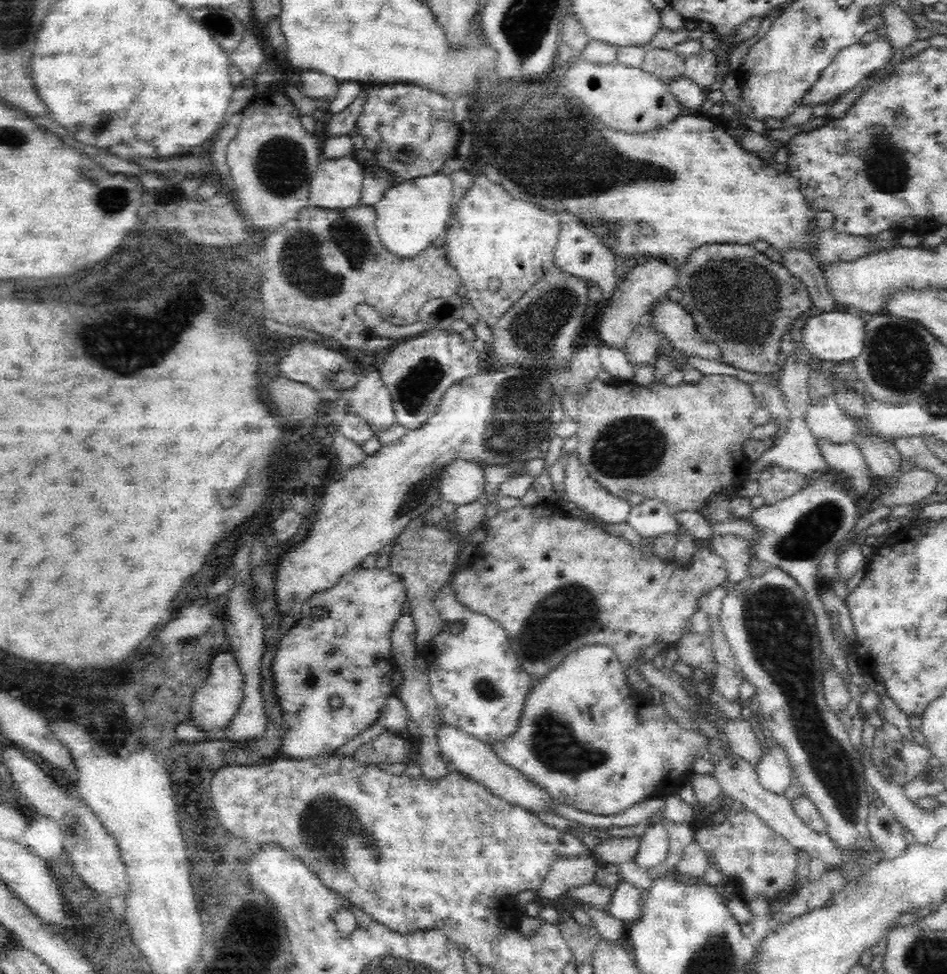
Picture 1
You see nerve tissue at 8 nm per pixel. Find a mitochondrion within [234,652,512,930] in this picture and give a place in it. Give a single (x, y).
(332, 827)

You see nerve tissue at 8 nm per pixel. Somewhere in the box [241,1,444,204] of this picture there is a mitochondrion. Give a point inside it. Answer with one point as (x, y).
(282, 164)

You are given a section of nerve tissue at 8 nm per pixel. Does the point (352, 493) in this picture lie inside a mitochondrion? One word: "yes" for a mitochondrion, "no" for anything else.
no

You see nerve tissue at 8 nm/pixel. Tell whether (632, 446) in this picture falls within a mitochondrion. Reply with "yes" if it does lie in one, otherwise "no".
yes

